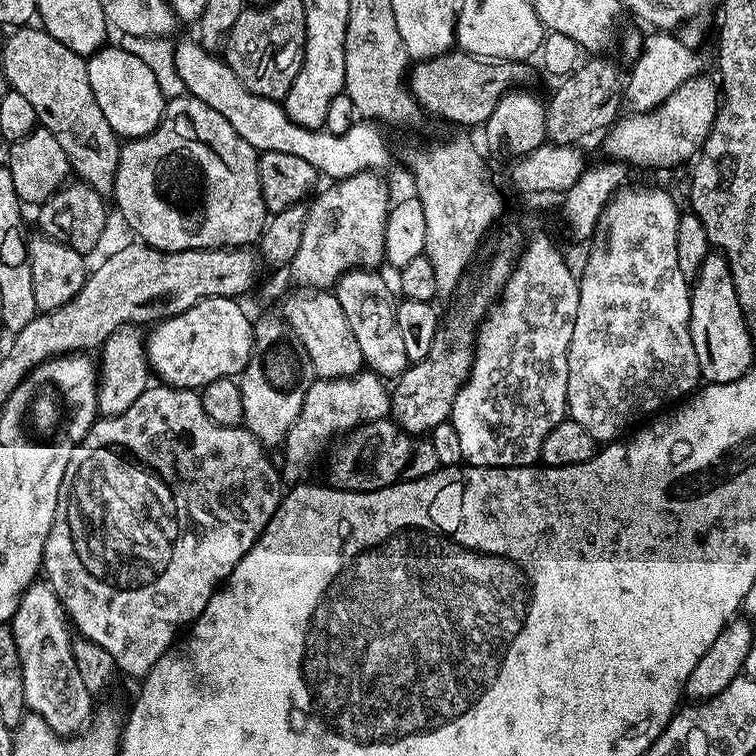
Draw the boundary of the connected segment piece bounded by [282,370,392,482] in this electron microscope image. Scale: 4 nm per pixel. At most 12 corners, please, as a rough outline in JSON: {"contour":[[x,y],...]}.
{"contour":[[371,370],[313,379],[286,434],[283,475],[307,477],[324,447],[389,415]]}

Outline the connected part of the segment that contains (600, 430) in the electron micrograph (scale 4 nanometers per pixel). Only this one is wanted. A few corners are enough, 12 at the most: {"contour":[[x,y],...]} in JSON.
{"contour":[[627,188],[579,273],[568,416],[597,442],[702,380],[681,209]]}

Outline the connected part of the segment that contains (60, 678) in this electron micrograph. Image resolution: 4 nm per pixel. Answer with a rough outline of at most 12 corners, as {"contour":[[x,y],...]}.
{"contour":[[31,584],[10,627],[27,711],[83,733],[94,696],[56,591]]}

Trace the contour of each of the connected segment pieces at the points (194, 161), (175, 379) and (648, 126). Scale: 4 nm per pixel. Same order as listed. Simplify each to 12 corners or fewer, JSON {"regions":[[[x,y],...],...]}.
{"regions":[[[193,96],[121,147],[111,195],[163,252],[242,248],[256,149]],[[231,296],[206,298],[146,336],[169,388],[239,377],[254,324]],[[693,76],[653,111],[617,119],[609,157],[691,161],[718,111],[717,81]]]}

